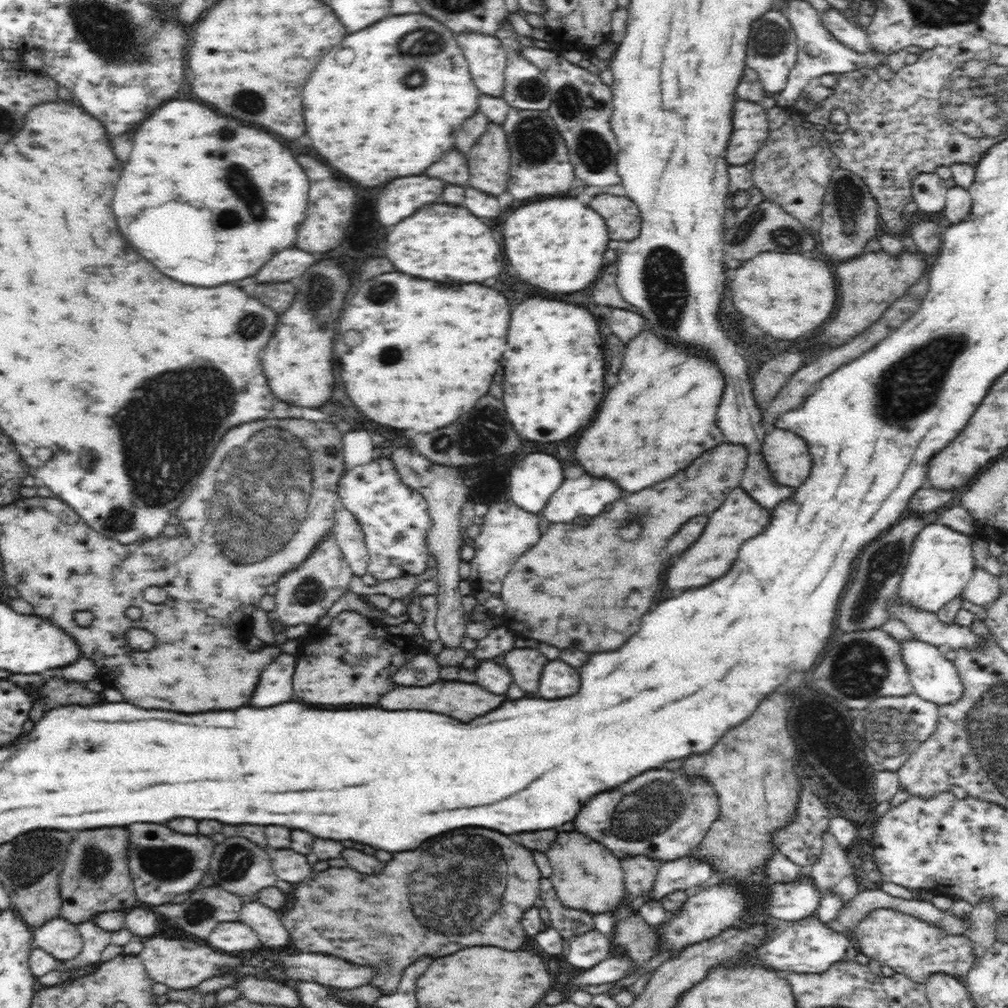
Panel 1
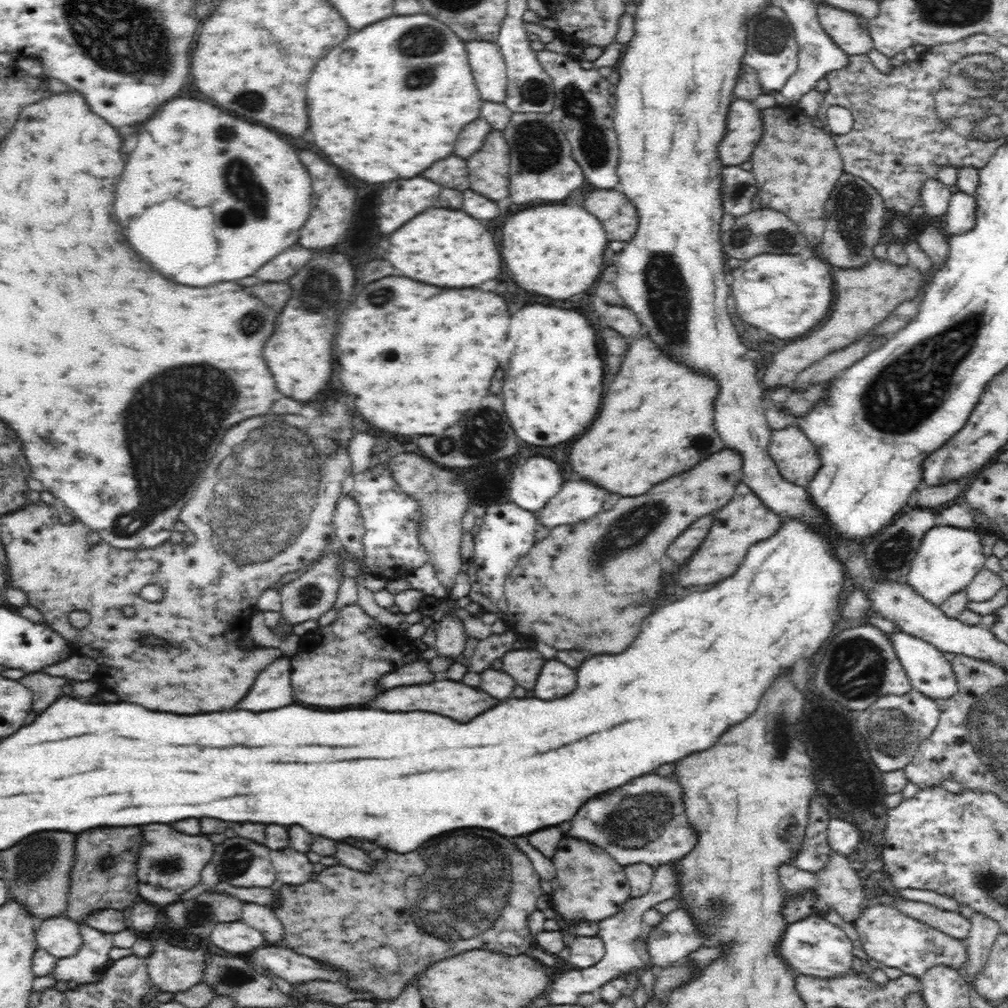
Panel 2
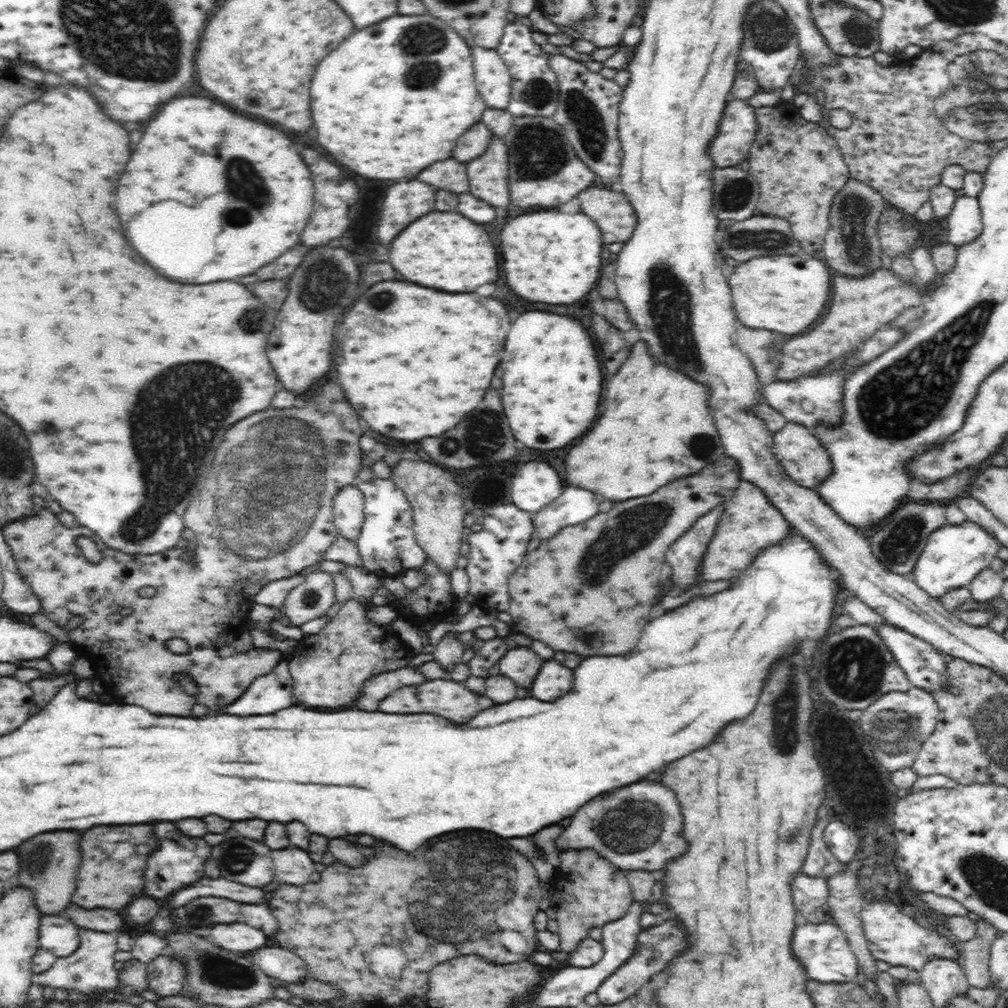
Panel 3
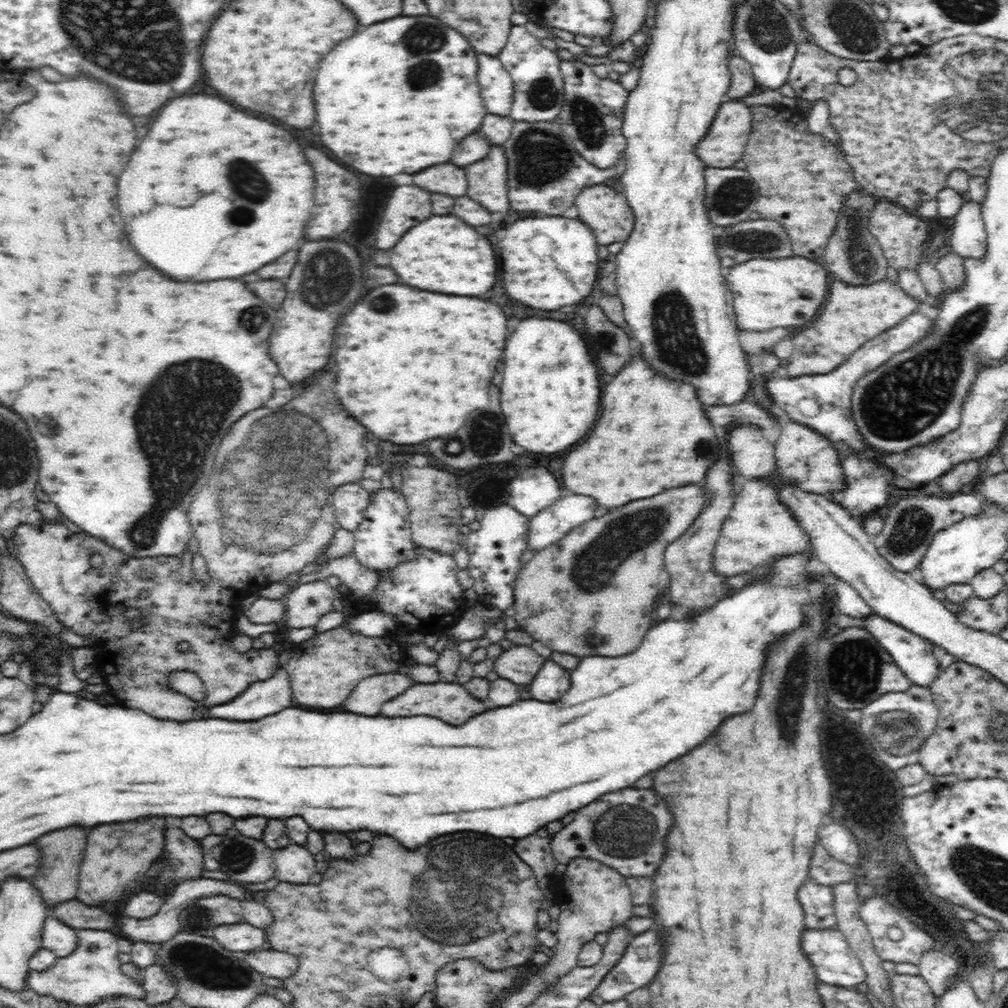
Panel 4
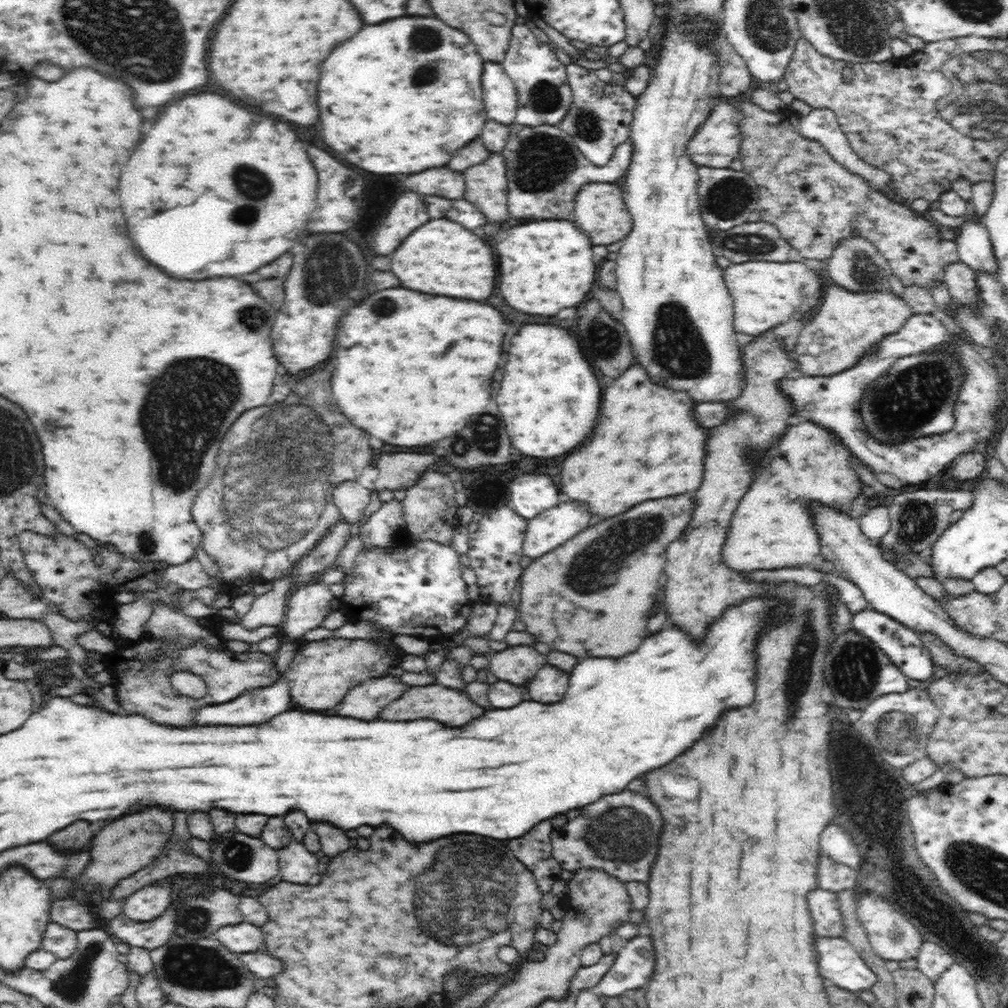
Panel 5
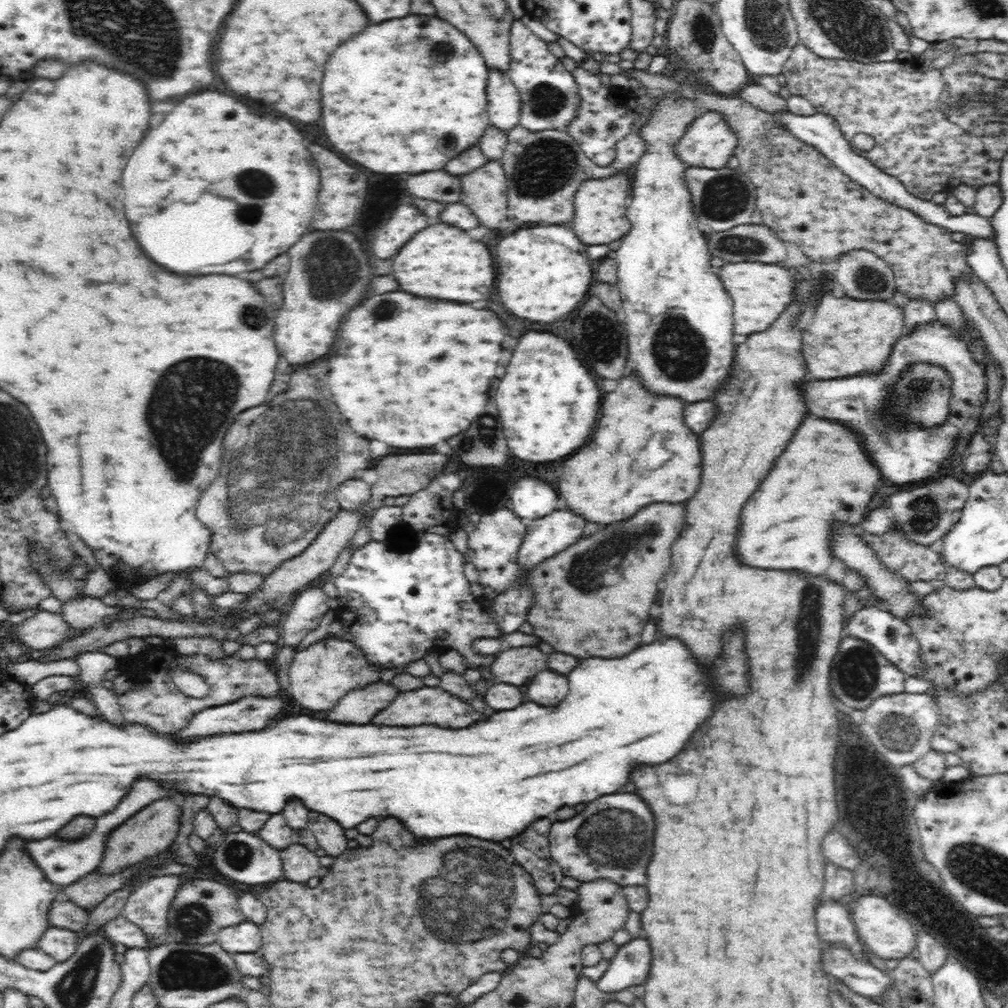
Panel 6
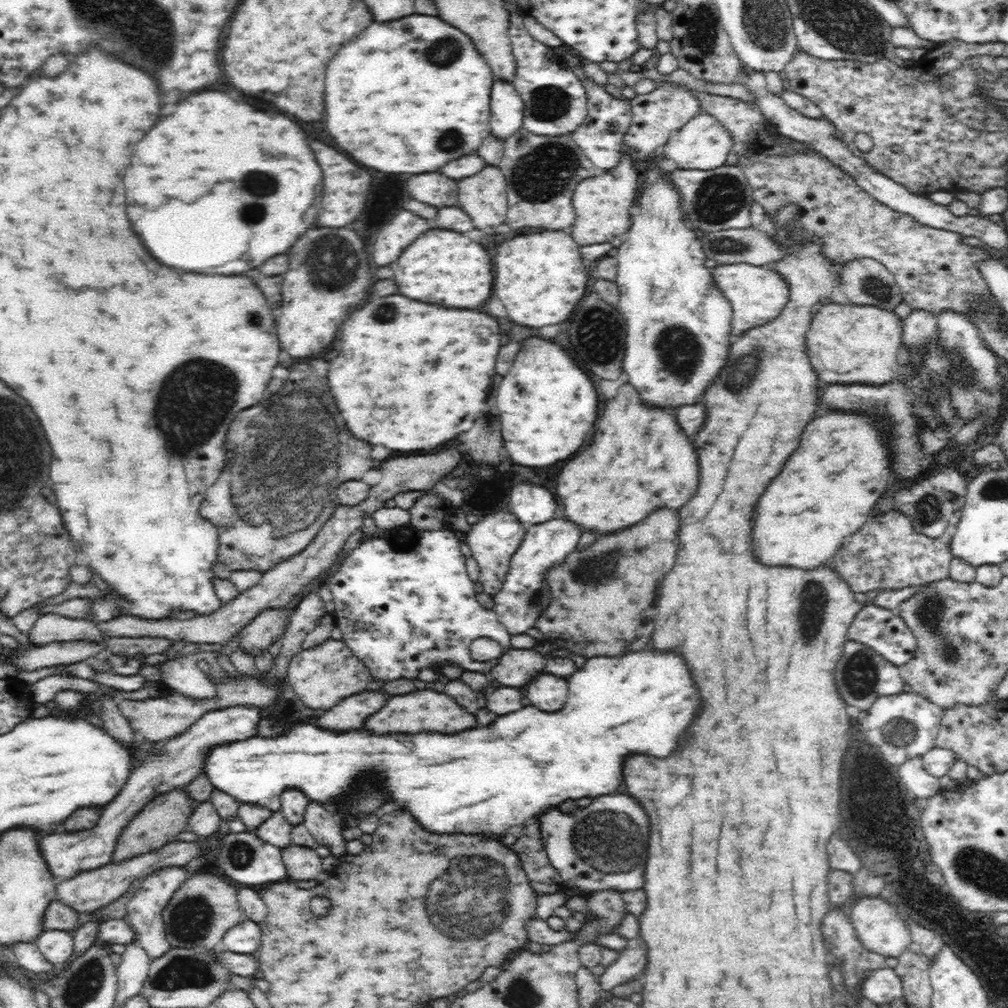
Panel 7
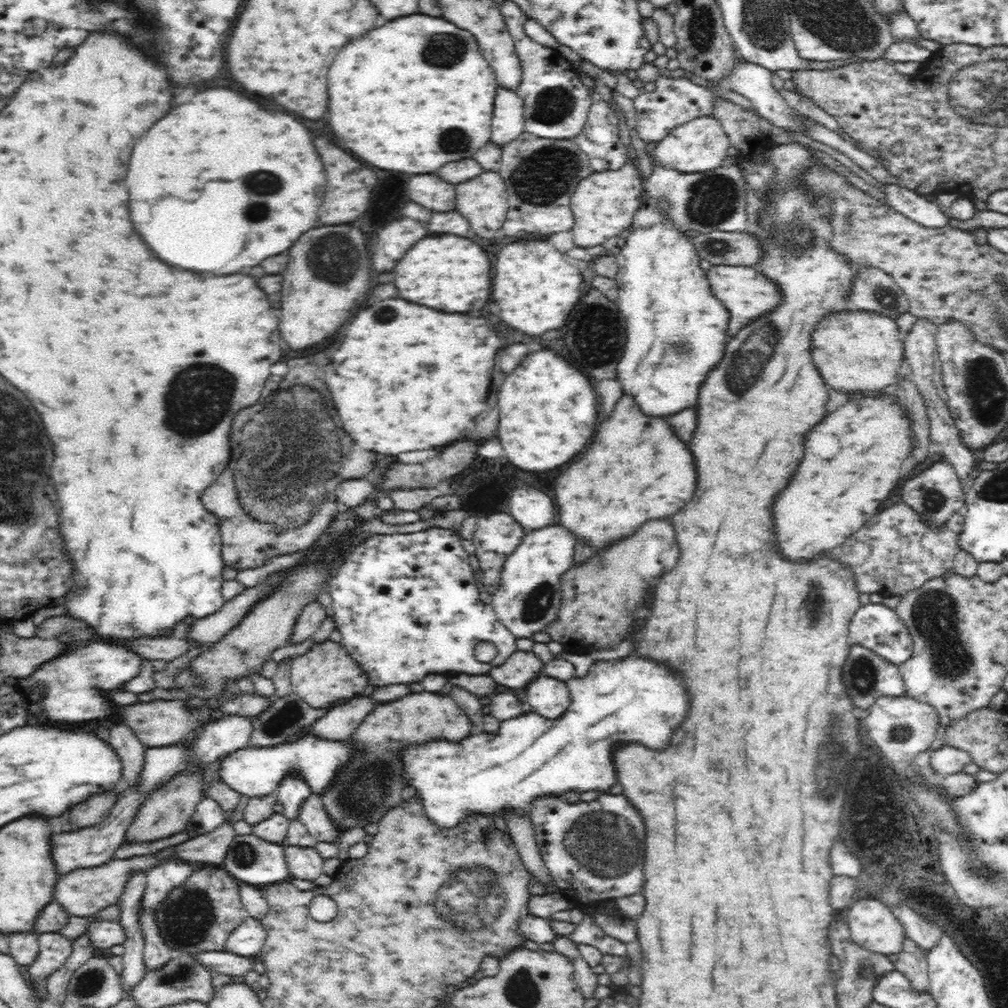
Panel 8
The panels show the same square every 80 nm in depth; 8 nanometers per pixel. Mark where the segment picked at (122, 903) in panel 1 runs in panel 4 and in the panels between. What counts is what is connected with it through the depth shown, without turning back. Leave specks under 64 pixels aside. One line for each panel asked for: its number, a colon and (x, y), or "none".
2: (104, 873)
3: (111, 874)
4: (117, 856)

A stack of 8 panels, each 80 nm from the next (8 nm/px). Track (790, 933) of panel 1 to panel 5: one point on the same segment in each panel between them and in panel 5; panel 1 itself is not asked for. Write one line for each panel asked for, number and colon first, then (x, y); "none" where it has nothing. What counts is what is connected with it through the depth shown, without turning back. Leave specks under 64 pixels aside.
2: (812, 946)
3: (823, 949)
4: (834, 961)
5: (838, 961)

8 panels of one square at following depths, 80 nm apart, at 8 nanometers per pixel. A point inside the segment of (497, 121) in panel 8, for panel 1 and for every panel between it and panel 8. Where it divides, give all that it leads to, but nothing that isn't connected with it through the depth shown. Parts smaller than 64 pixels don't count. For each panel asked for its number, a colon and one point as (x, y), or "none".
1: (486, 58)
2: (488, 66)
3: (493, 80)
4: (495, 84)
5: (499, 93)
6: (504, 102)
7: (506, 105)

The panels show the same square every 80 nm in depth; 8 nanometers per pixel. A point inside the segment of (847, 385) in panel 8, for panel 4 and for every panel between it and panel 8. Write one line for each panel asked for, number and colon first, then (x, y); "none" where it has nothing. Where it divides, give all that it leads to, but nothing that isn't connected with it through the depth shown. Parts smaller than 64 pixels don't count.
4: (854, 314)
5: (849, 324)
6: (847, 337)
7: (848, 343)

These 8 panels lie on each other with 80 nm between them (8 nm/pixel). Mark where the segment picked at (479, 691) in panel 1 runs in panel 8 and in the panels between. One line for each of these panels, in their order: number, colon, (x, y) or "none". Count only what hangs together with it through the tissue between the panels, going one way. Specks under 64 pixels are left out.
2: (445, 697)
3: (454, 701)
4: (451, 702)
5: (448, 706)
6: (434, 705)
7: (424, 710)
8: (366, 790)

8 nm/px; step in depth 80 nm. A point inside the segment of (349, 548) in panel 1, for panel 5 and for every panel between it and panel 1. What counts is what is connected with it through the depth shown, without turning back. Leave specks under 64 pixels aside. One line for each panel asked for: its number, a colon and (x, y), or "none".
2: (347, 522)
3: (348, 515)
4: (349, 501)
5: (351, 499)

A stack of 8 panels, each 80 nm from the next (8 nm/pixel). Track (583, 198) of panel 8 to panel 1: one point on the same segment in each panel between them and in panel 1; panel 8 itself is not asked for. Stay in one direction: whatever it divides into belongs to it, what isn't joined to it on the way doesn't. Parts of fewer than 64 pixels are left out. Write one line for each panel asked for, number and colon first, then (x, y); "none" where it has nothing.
1: (621, 214)
2: (613, 208)
3: (610, 209)
4: (613, 221)
5: (600, 210)
6: (601, 217)
7: (601, 203)

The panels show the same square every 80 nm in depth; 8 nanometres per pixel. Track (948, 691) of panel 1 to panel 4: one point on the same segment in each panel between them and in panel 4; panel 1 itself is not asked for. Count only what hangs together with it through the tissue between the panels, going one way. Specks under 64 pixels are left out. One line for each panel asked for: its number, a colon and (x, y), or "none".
2: (930, 673)
3: (925, 668)
4: (913, 654)

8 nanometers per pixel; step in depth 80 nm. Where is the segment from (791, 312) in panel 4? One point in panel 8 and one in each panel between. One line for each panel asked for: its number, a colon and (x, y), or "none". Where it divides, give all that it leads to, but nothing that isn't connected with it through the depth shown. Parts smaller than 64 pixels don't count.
5: (765, 294)
6: (760, 292)
7: (757, 294)
8: (747, 294)

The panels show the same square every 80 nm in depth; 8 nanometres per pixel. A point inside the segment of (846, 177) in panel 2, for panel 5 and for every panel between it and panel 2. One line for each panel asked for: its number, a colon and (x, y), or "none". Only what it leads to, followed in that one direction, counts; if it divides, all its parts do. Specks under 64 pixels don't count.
3: (851, 247)
4: (853, 255)
5: (855, 264)

